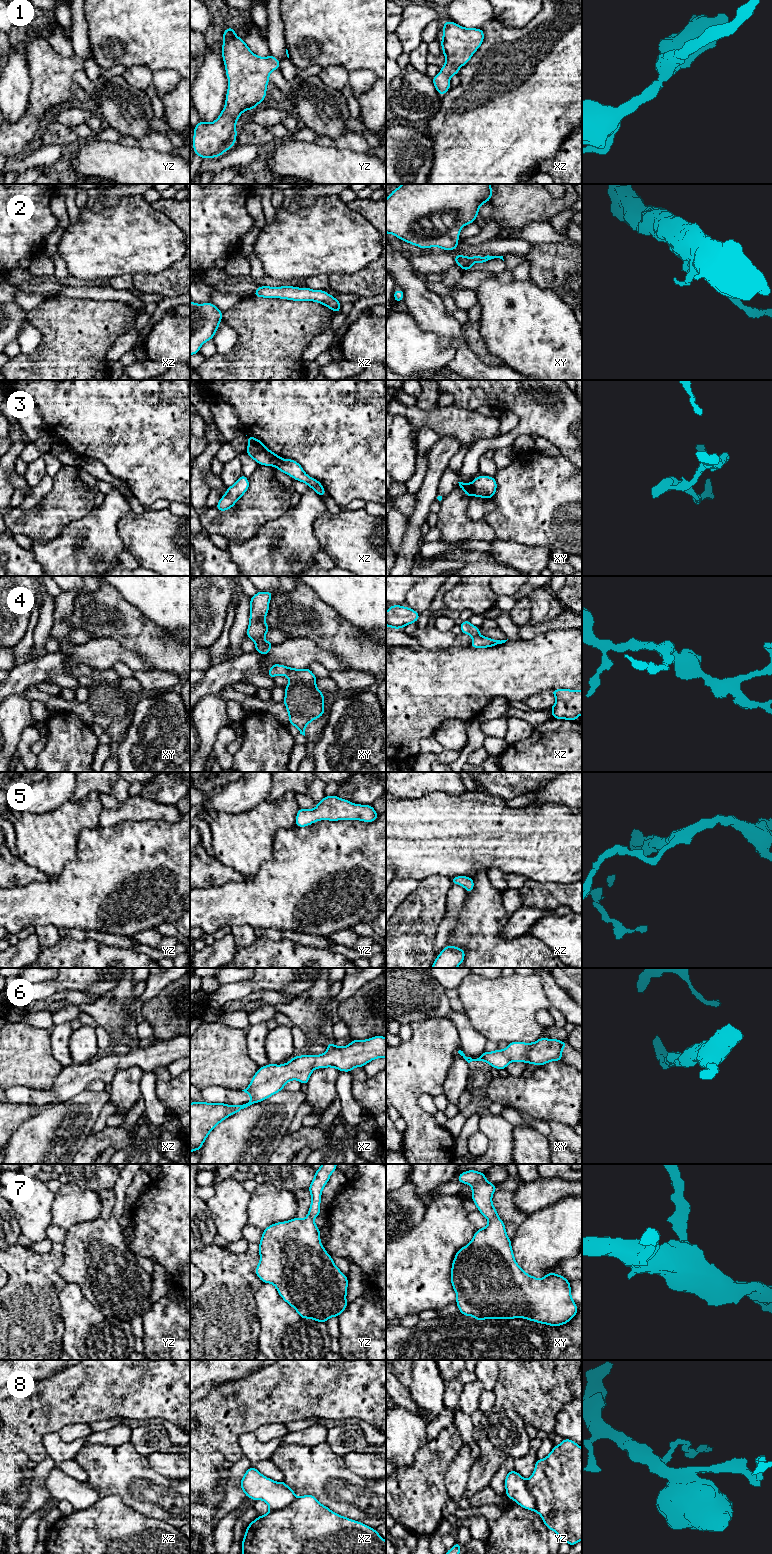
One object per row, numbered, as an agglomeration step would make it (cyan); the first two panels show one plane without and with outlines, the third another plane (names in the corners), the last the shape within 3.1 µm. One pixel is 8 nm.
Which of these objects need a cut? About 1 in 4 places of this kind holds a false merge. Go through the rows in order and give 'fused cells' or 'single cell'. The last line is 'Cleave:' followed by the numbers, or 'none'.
1: single cell
2: single cell
3: fused cells
4: single cell
5: single cell
6: single cell
7: single cell
8: fused cells
Cleave: 3, 8

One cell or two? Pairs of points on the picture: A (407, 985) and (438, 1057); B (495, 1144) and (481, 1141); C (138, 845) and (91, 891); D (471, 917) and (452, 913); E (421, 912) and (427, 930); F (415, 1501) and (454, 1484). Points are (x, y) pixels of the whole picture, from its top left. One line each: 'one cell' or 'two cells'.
A: two cells
B: two cells
C: one cell
D: two cells
E: one cell
F: two cells

